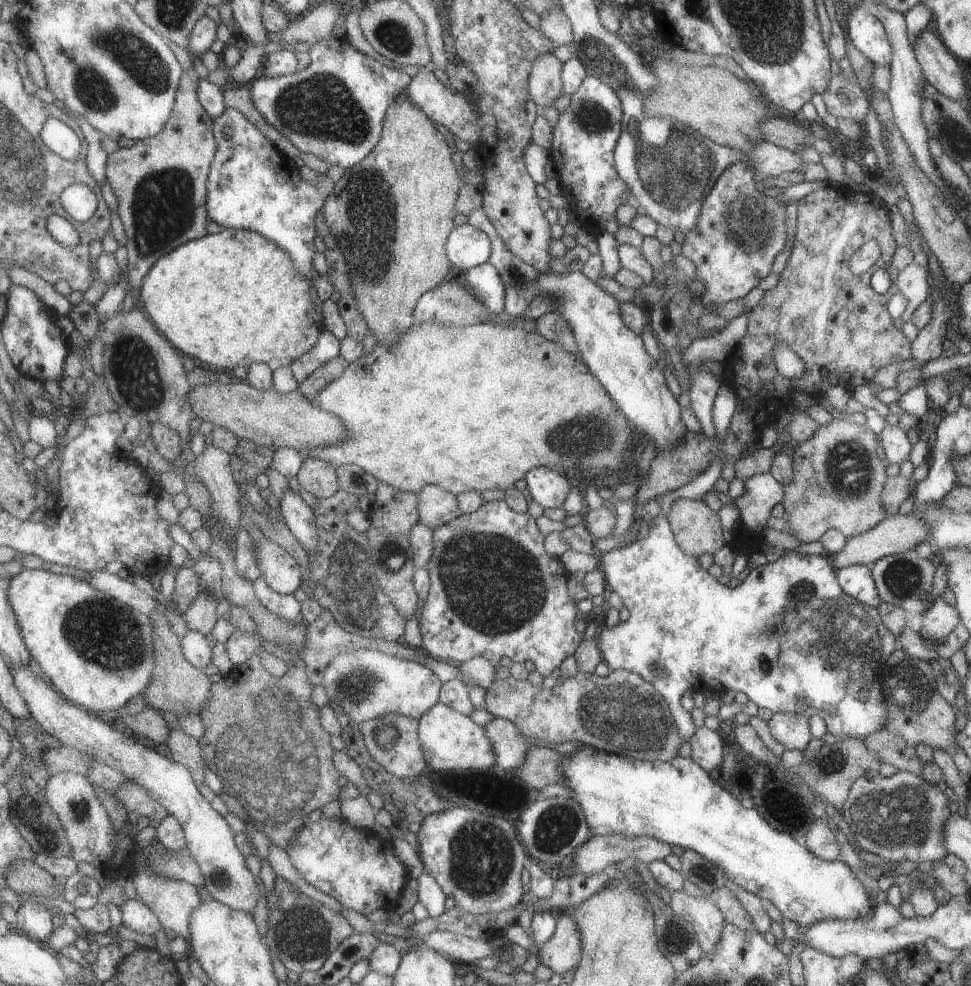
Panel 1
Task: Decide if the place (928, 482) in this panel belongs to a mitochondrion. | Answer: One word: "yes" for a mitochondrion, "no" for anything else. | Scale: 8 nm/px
no

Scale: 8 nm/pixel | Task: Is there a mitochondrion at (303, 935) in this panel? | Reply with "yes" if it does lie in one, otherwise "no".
yes

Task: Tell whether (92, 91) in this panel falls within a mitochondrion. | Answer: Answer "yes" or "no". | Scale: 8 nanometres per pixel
yes

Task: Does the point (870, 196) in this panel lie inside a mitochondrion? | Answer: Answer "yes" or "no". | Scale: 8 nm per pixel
no

